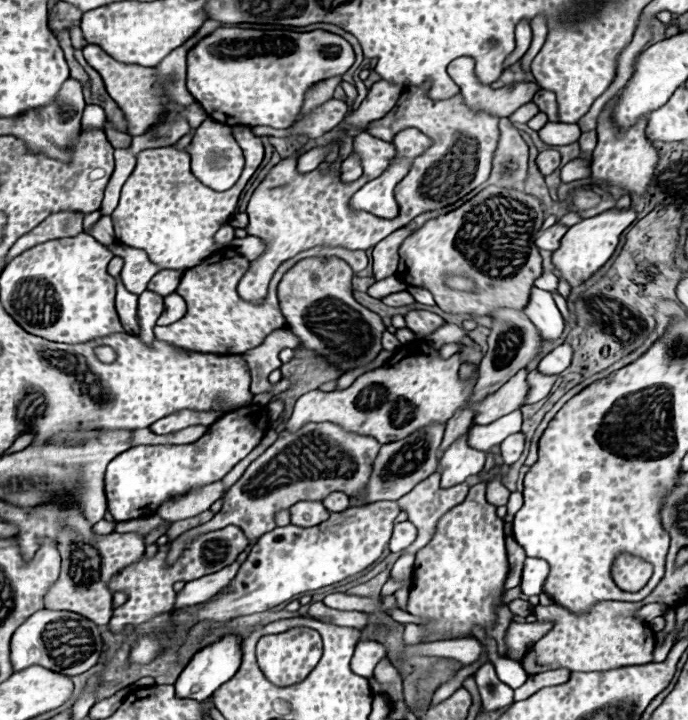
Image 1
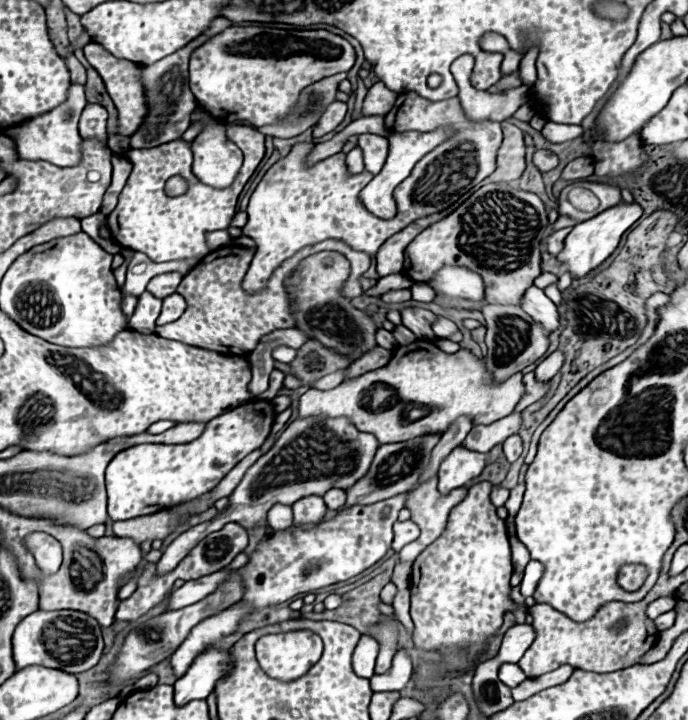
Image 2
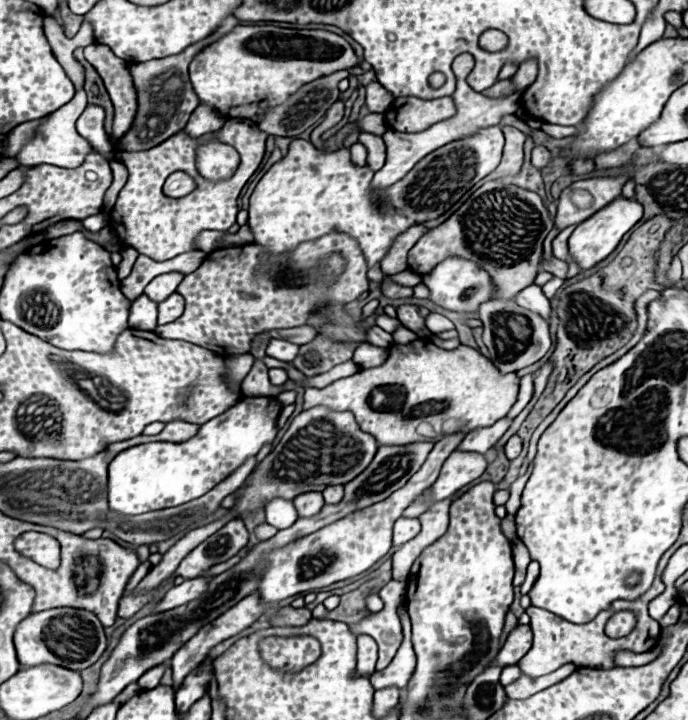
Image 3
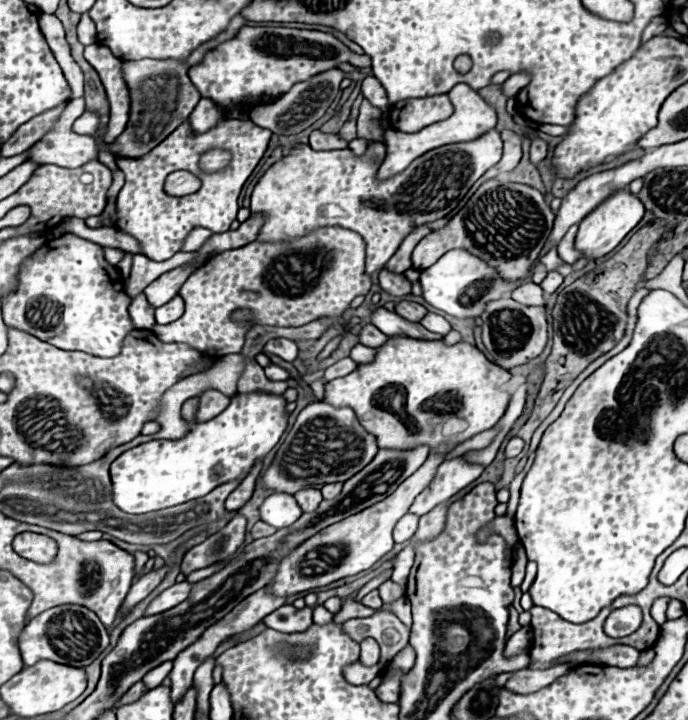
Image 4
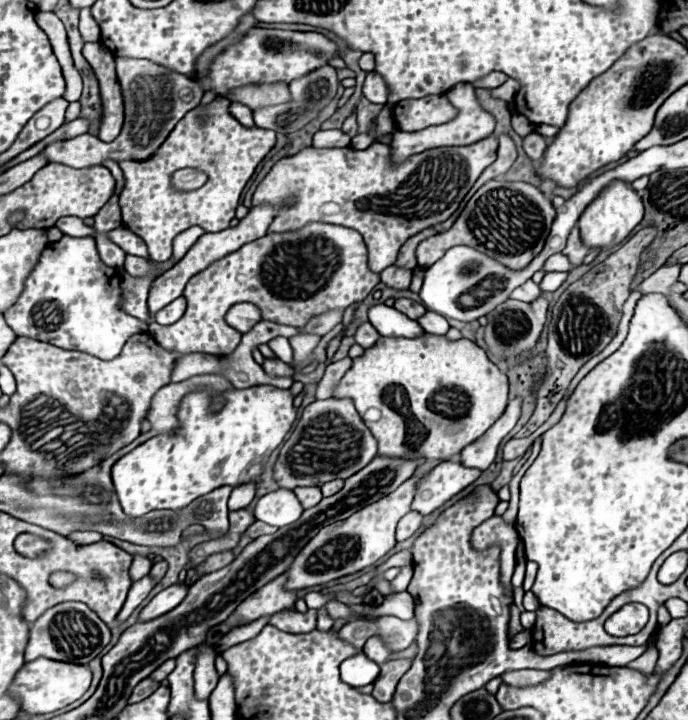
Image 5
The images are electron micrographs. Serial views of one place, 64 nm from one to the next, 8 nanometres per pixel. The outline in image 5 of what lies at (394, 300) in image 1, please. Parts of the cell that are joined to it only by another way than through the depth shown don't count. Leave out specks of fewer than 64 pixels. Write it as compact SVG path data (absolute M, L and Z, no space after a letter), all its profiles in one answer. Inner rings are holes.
M390 266L390 268L380 272L380 280L382 280L382 284L386 284L386 286L390 286L394 290L408 290L410 280L412 280L412 272L404 270L404 268Z

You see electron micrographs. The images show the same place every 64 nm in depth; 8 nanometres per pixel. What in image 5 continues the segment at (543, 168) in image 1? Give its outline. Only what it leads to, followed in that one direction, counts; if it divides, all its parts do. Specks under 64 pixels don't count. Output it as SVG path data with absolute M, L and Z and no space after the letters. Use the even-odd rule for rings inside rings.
M532 132L532 134L528 134L528 136L524 138L524 152L526 152L532 160L540 160L542 154L544 154L544 150L546 150L546 140L544 140L544 136Z

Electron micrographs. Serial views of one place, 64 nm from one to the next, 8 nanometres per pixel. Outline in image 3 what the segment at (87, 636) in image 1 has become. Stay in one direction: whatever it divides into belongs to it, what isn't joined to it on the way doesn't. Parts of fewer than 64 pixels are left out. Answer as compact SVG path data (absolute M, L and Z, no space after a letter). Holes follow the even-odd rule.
M52 608L52 610L34 612L28 618L24 618L18 624L18 630L14 634L14 646L18 650L18 662L22 668L30 668L38 664L54 664L68 670L84 670L92 666L106 650L106 636L104 636L104 626L100 624L100 620L88 610ZM52 626L60 626L60 630L54 630L52 636L48 638L48 628Z

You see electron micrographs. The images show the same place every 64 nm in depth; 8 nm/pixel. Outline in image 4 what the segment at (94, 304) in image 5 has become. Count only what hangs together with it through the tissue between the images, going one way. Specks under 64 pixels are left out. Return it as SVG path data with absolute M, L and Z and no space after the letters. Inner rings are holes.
M64 234L56 240L44 242L38 248L38 252L34 252L34 258L26 258L26 262L22 262L16 290L2 300L2 314L8 326L24 330L44 342L54 344L56 348L80 350L94 356L112 358L114 354L120 352L124 336L130 330L134 330L132 320L126 314L128 304L130 298L124 294L122 276L116 266L106 262L102 246L90 240L82 240L76 234Z

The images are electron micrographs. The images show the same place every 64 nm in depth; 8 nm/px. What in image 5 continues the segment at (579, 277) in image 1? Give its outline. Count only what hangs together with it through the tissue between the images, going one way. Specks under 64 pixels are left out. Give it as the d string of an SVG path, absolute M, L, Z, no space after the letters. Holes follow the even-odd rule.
M614 182L606 188L606 192L602 192L596 198L596 202L592 202L586 208L586 214L580 216L580 220L578 220L580 238L592 250L598 250L598 248L608 250L608 248L620 244L632 232L632 228L642 220L642 216L644 216L644 206L642 206L640 196L630 188L630 184Z

